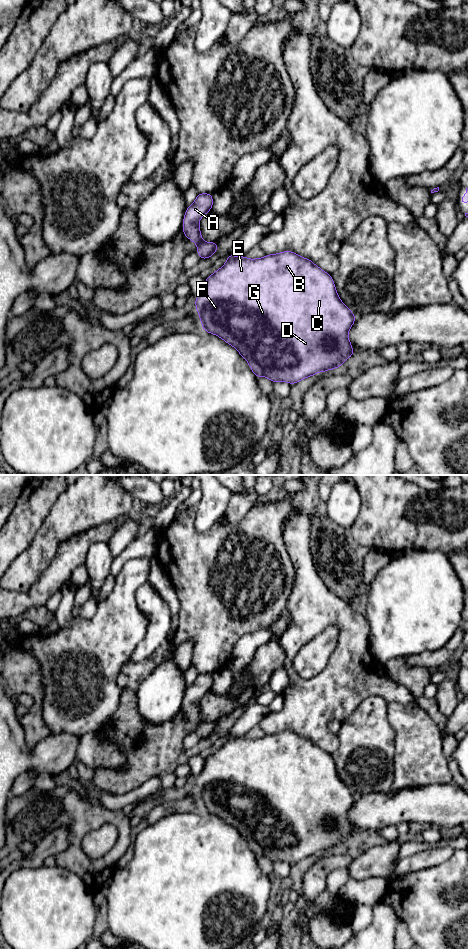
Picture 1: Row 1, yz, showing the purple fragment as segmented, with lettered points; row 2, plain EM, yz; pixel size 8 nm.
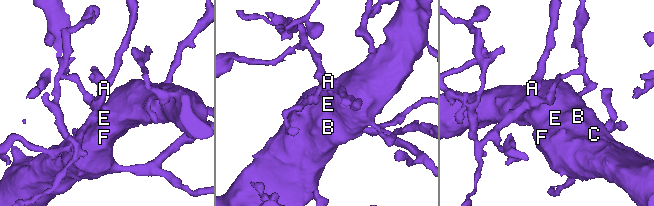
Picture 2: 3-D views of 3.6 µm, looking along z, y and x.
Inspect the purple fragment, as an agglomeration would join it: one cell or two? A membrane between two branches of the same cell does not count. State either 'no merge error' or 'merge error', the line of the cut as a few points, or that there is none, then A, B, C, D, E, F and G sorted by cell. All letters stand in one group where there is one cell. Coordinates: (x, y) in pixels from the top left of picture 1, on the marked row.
no merge error | no cut | A B C D E F G

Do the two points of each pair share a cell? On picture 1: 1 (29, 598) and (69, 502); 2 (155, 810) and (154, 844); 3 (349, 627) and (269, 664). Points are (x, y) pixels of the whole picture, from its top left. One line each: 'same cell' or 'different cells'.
1: different cells
2: different cells
3: different cells

